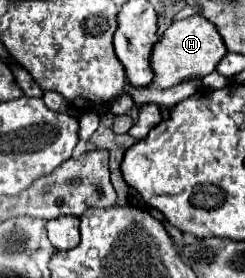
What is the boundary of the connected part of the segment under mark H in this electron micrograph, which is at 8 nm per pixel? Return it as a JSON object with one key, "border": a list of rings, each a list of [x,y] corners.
{"border":[[[190,16],[186,20],[172,22],[172,26],[164,32],[164,36],[158,40],[156,48],[152,48],[150,54],[150,66],[154,72],[152,86],[166,90],[184,80],[204,78],[206,74],[214,72],[216,64],[224,58],[226,52],[228,50],[222,42],[222,36],[216,32],[214,24],[208,22],[204,16]]]}

